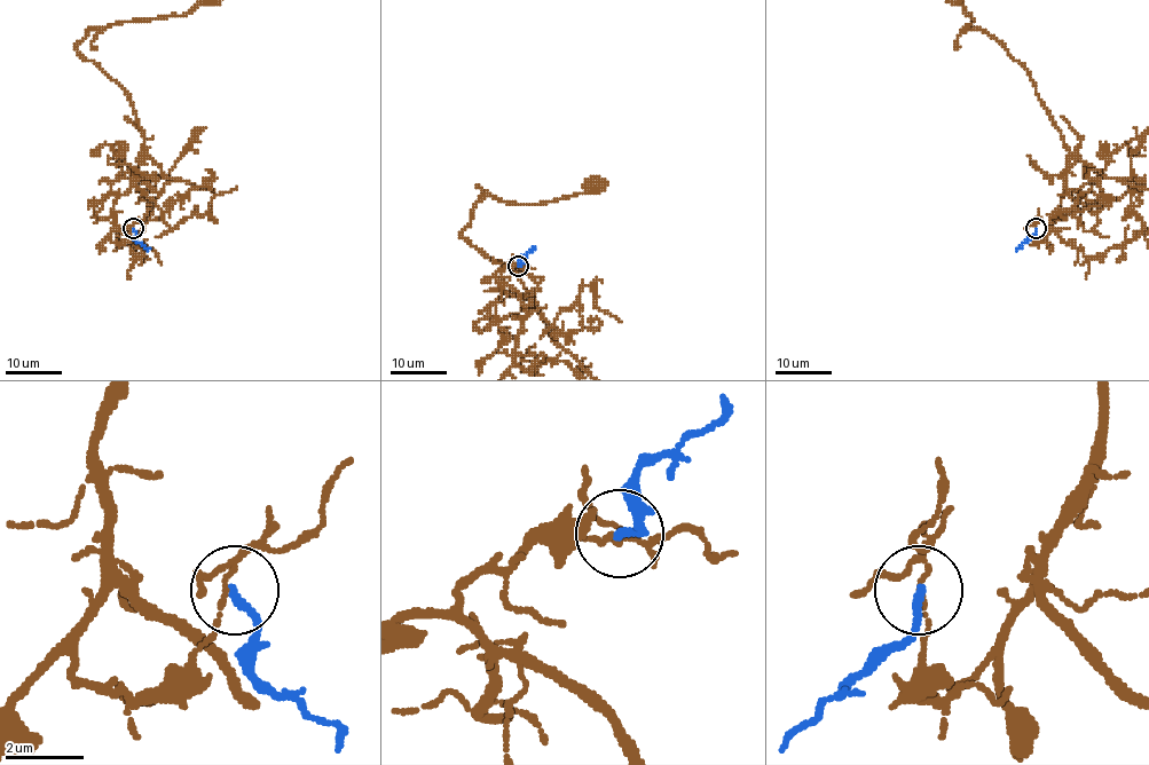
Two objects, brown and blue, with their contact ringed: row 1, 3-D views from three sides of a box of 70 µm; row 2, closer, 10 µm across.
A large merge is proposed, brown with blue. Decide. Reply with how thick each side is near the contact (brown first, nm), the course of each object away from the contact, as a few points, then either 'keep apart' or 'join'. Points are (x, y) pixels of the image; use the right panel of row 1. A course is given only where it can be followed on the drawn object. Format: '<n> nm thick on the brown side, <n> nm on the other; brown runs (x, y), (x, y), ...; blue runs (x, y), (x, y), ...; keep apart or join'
100 nm thick on the brown side, 220 nm on the other; brown runs (1035, 228), (1040, 242), (1060, 210), (1070, 151), (1026, 70), (994, 38), (965, 29), (974, 20); blue runs (1035, 228), (1035, 234), (1015, 251); keep apart

